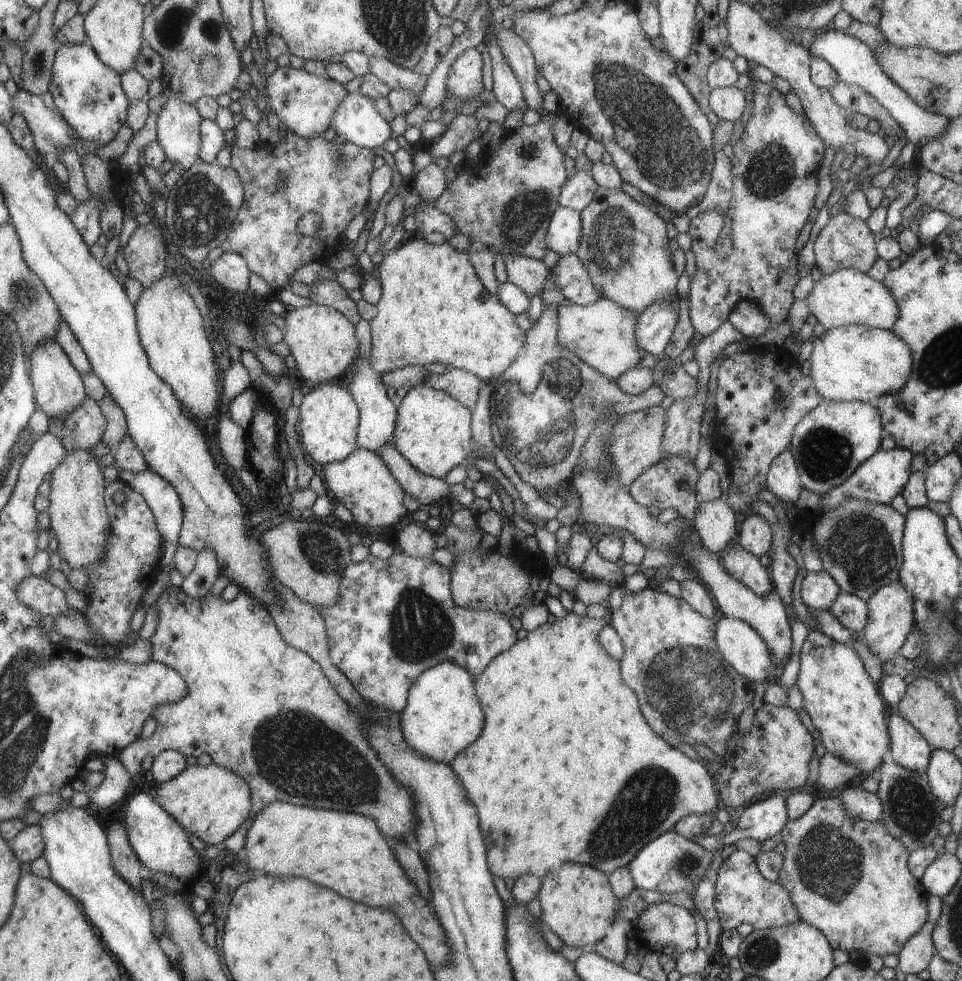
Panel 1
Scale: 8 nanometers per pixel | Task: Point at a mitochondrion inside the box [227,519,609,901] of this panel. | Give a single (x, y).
(290, 748)

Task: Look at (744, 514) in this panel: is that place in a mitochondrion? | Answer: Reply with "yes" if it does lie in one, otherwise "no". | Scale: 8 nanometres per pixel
no

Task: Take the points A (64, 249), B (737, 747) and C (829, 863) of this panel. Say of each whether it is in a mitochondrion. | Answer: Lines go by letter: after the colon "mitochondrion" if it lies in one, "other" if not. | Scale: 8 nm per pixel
A: other
B: mitochondrion
C: mitochondrion

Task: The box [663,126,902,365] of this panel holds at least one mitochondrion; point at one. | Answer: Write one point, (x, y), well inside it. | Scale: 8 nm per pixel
(772, 169)

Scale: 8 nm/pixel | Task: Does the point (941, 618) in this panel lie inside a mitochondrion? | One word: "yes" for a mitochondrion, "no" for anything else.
yes

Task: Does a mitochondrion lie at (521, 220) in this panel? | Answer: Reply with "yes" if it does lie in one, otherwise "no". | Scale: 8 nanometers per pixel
yes

